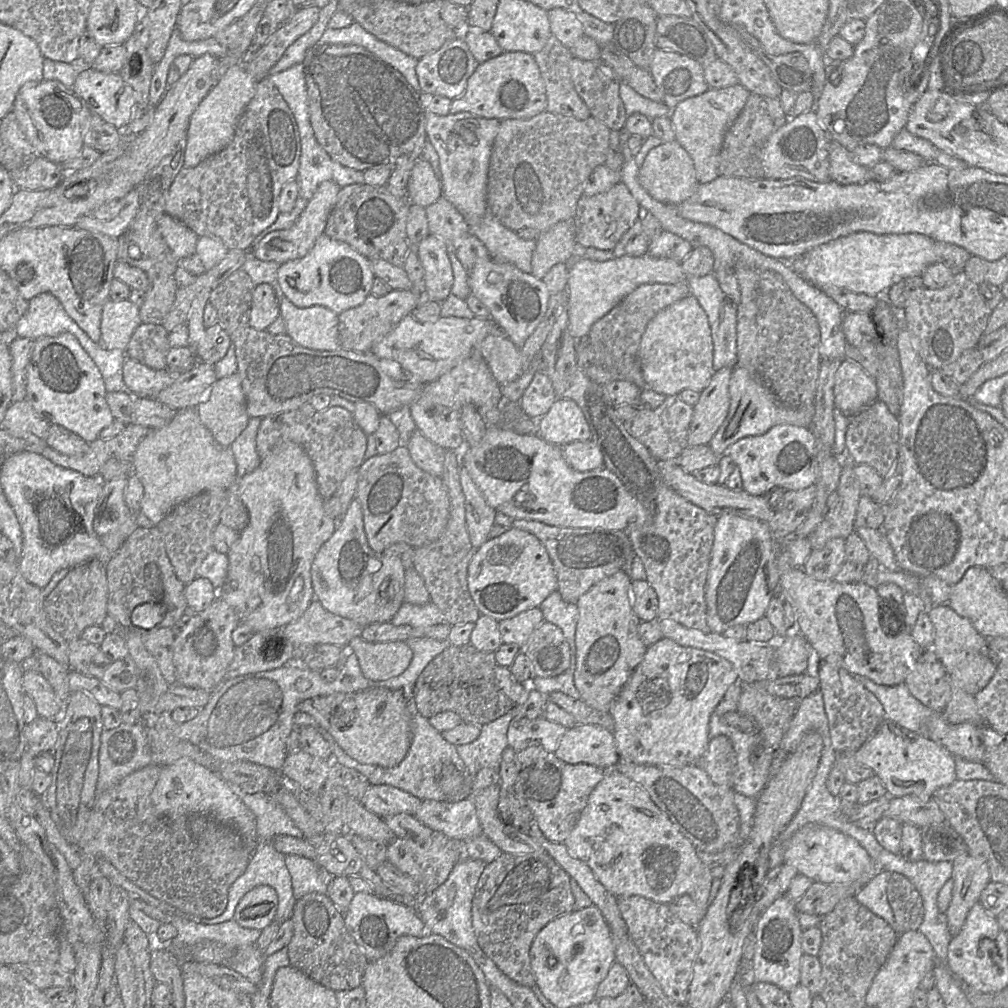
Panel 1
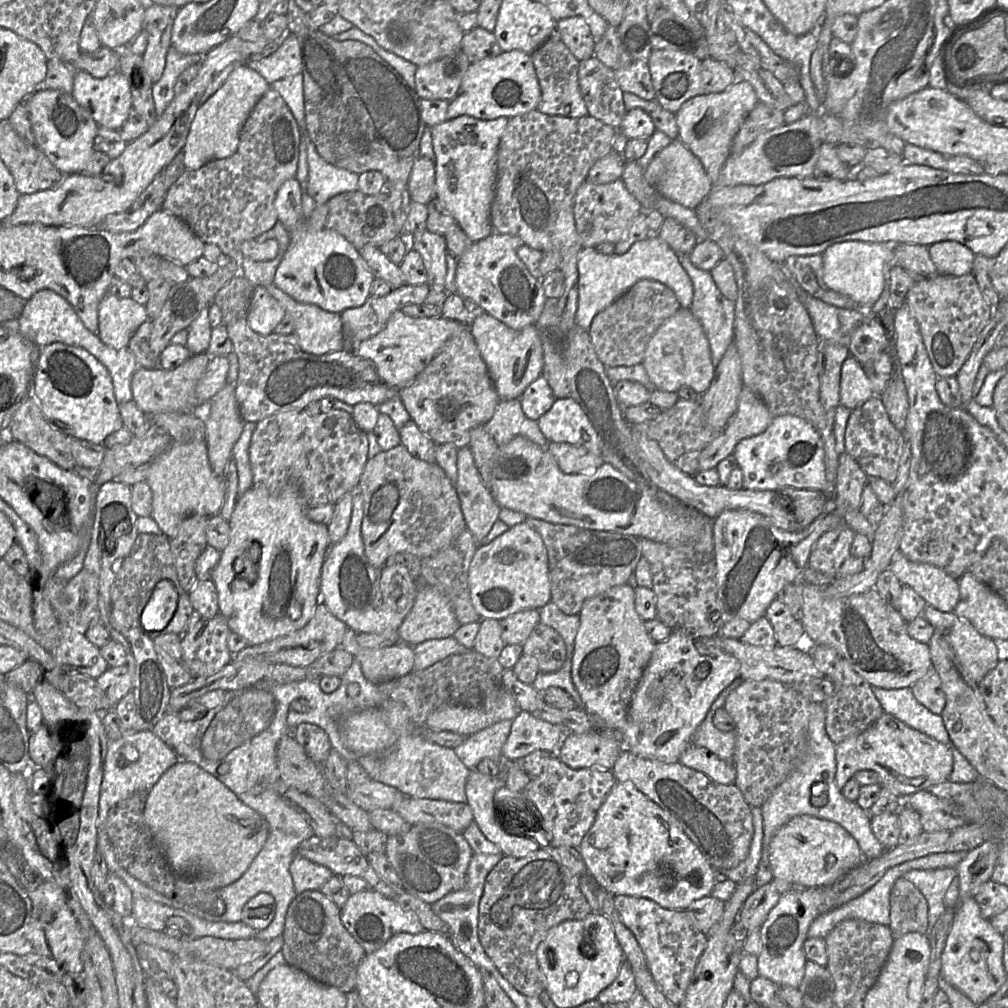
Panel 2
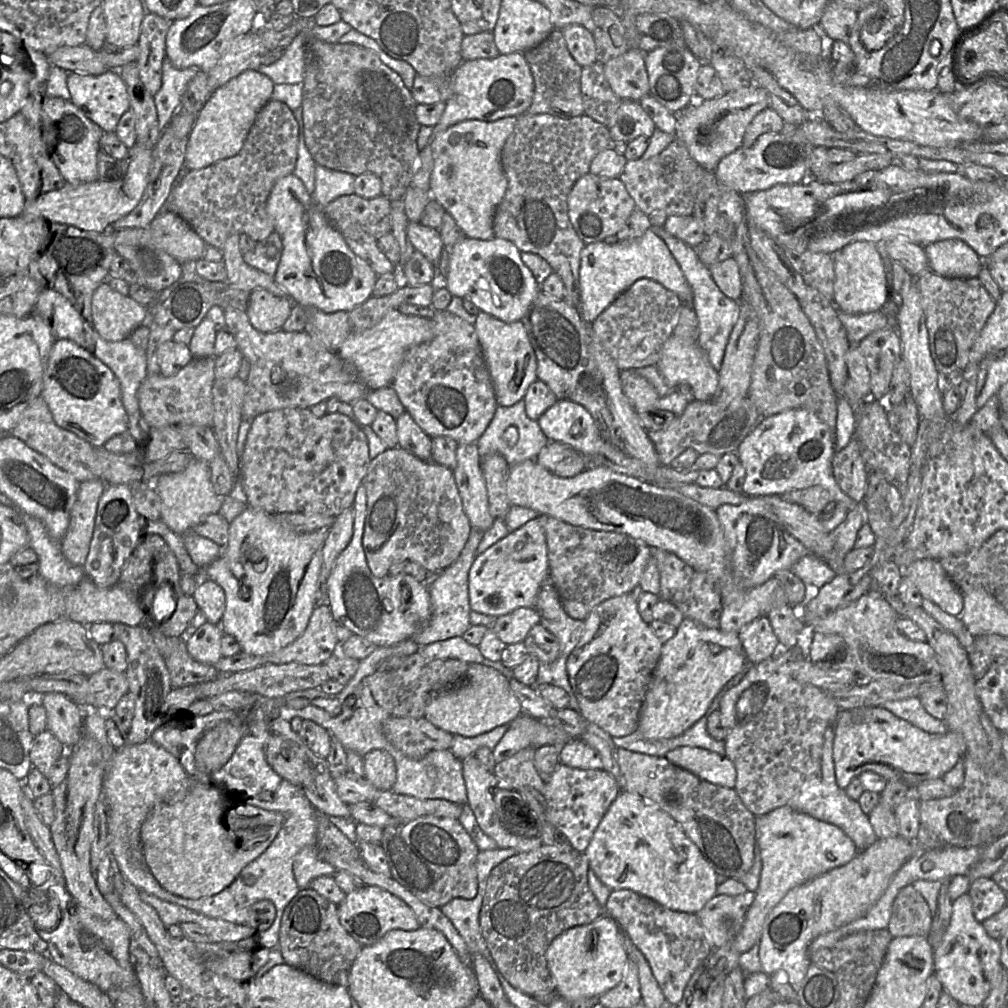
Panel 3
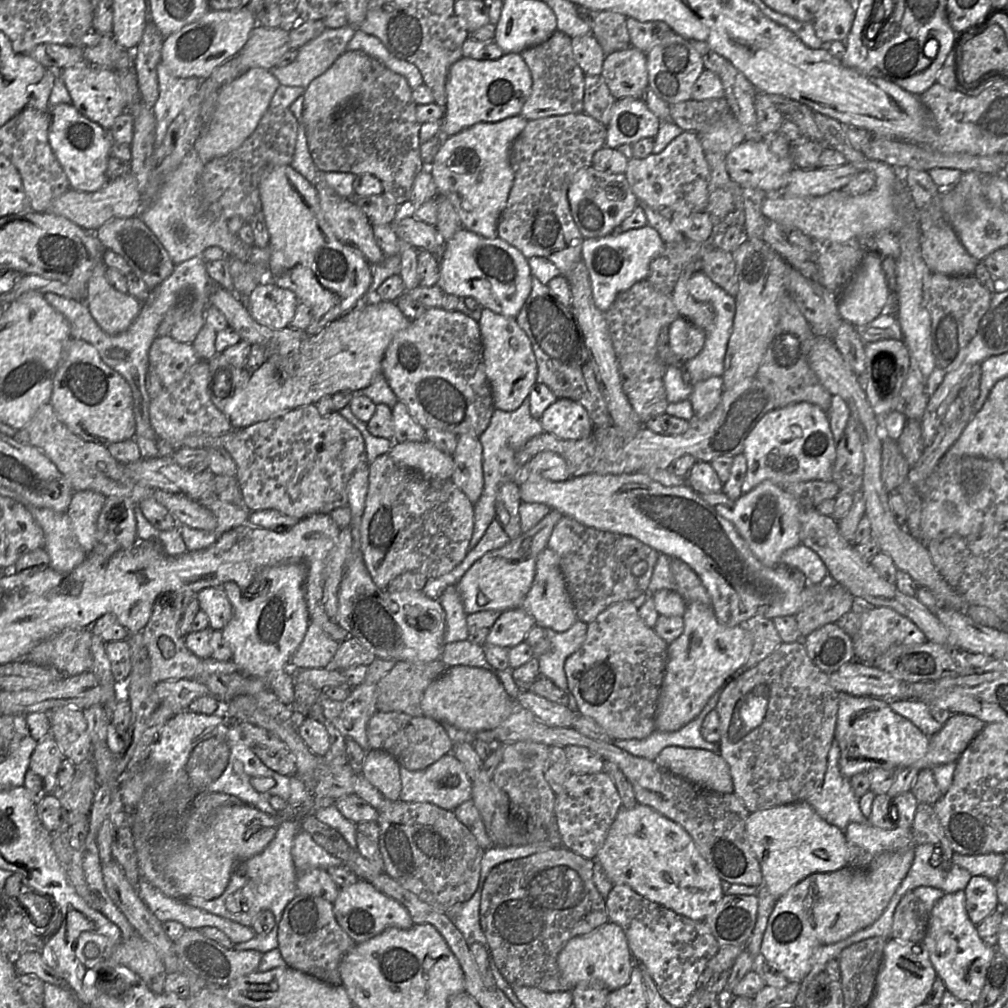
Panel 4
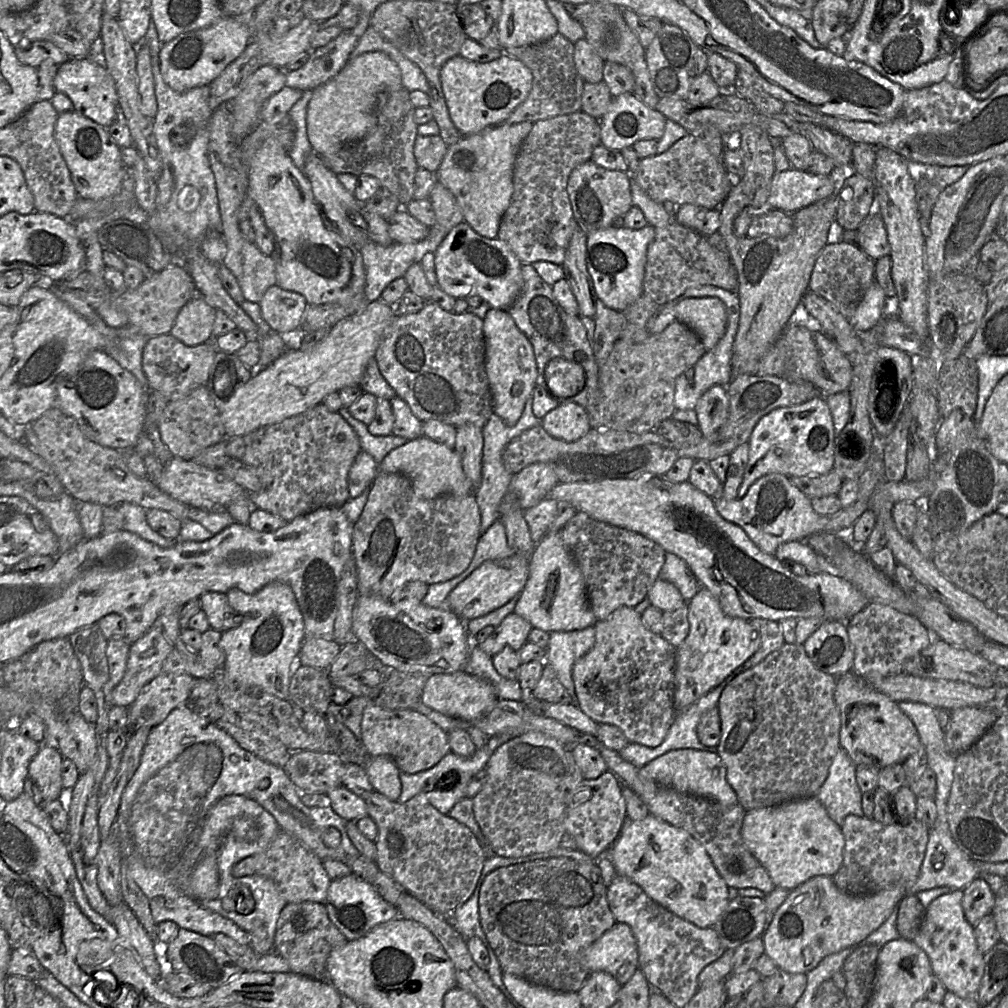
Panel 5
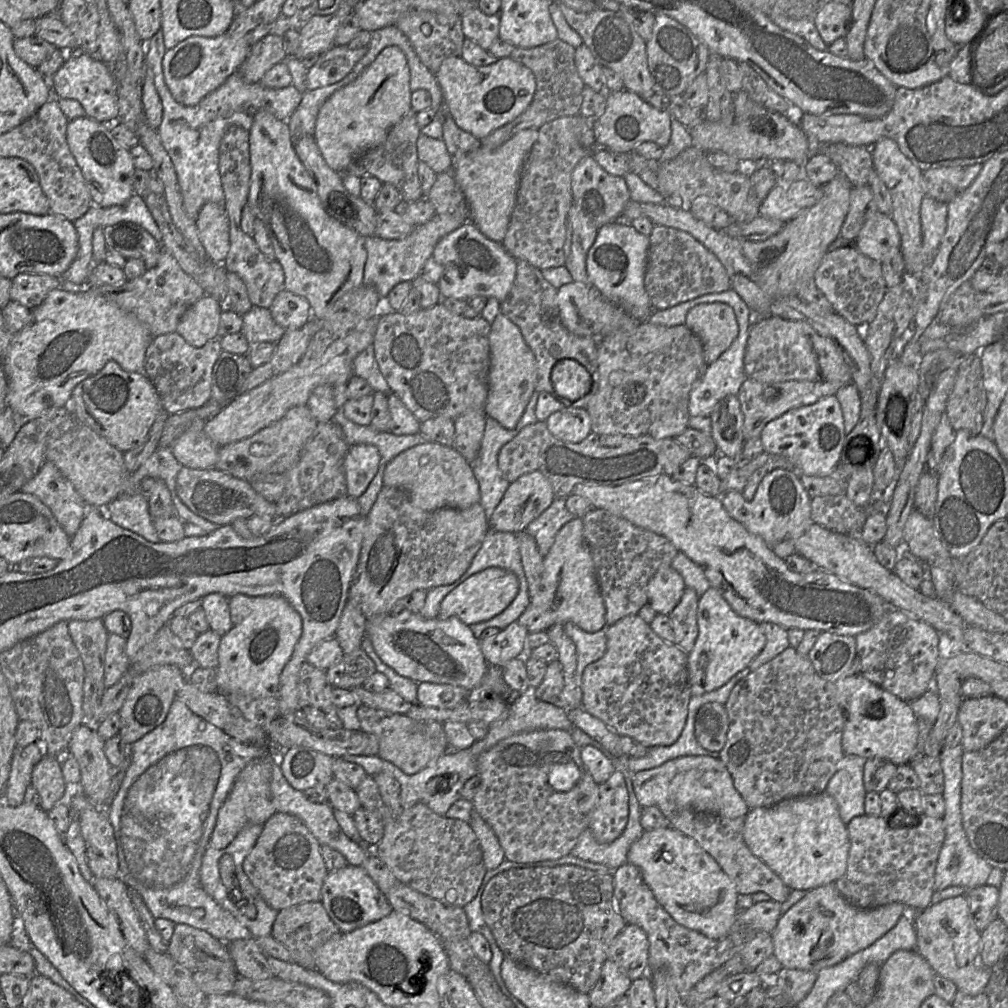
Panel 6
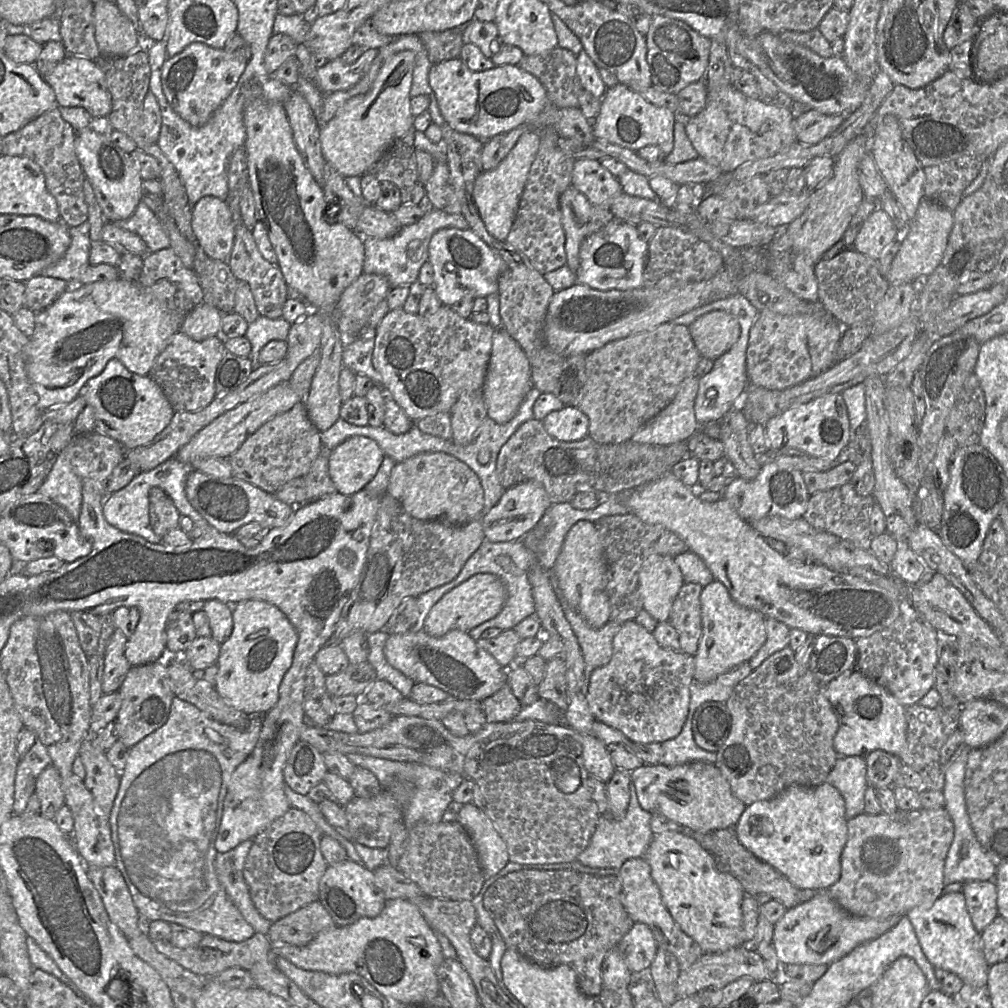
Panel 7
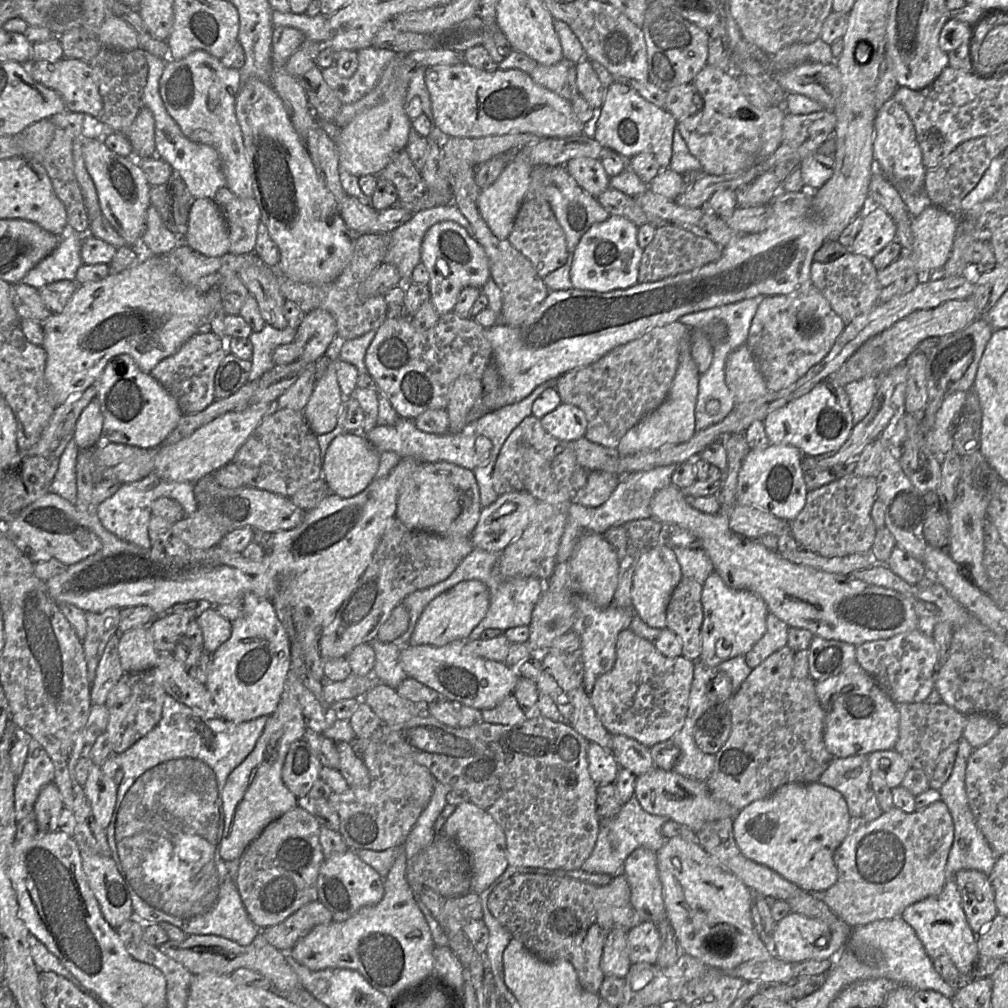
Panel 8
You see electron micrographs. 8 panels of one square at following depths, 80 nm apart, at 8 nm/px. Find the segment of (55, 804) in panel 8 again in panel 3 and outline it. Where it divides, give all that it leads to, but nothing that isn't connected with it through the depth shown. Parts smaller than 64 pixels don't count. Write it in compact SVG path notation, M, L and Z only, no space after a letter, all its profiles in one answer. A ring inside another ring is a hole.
M49 730L34 736L30 759L33 767L44 776L48 776L53 764L62 756L66 756L67 748Z

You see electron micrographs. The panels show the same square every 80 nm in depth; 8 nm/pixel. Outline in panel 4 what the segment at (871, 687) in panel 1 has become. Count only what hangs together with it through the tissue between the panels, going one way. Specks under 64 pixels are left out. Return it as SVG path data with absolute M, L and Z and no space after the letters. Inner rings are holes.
M900 699L887 702L894 712L908 719L927 736L934 735L943 727L931 715L929 703L922 699Z

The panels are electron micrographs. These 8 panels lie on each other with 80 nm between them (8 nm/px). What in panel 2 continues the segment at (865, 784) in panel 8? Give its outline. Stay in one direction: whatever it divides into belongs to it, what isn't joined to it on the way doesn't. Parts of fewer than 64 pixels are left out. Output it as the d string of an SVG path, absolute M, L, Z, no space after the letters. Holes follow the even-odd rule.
M811 702L808 739L803 761L761 807L765 831L764 848L769 848L770 837L793 817L809 815L833 821L842 826L857 841L866 860L879 857L886 849L872 831L869 814L856 801L847 799L835 783L836 745L827 734L825 720L824 704Z

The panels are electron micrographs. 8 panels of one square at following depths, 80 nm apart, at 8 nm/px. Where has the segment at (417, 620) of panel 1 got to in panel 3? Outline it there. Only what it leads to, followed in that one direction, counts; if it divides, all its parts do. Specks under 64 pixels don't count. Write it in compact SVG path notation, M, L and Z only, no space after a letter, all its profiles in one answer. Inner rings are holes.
M471 527L468 540L457 560L443 570L437 579L429 585L432 614L428 623L412 637L420 647L452 637L462 636L470 627L469 615L471 609L468 597L468 573L475 559L475 551L483 535L484 532L482 530Z

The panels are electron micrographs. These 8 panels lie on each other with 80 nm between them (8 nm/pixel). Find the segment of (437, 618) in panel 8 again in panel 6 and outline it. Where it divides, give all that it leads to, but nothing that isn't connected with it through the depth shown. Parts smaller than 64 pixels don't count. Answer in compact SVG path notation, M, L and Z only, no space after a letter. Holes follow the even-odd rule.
M488 567L474 573L449 592L440 604L437 618L444 620L456 616L468 626L489 620L513 601L518 590L519 581L513 572L500 567Z

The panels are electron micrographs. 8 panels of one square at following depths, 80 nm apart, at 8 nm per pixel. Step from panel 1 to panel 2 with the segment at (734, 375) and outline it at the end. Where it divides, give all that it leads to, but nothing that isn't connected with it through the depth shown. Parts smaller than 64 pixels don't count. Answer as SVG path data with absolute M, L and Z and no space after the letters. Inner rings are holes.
M743 386L735 413L720 435L701 451L698 472L715 468L721 460L733 453L741 440L764 432L773 418L763 401Z

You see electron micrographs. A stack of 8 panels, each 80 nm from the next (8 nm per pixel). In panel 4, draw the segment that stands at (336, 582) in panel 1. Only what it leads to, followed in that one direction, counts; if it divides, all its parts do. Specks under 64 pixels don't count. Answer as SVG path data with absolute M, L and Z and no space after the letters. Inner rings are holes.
M367 461L361 463L352 474L348 482L348 507L351 511L351 534L352 534L352 552L347 561L346 570L338 591L338 611L335 622L344 628L349 637L357 639L365 648L372 652L376 658L393 661L409 661L409 662L430 662L440 658L443 650L444 634L446 629L445 611L438 602L425 596L423 591L412 589L403 589L399 591L389 591L378 588L363 561L360 542L361 519L365 507L366 495L369 487L369 463ZM435 609L435 626L424 630L424 623L429 620L428 612Z

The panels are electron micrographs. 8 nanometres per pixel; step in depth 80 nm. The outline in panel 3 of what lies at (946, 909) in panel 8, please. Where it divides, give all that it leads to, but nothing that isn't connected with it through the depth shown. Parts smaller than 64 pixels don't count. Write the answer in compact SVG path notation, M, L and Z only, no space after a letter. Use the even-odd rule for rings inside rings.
M968 893L962 894L952 901L952 915L949 926L938 947L933 950L934 974L947 991L960 1004L979 1007L988 996L994 985L994 978L998 976L1001 965L1001 947L997 939L990 937L981 922L973 914L973 904Z

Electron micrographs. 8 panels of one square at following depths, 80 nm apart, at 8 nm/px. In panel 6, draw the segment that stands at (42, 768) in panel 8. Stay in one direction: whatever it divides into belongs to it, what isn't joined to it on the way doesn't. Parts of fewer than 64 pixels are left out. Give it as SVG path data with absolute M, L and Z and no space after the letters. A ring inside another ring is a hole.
M38 741L25 747L16 745L4 795L9 806L17 807L24 802L27 787L31 784L35 765L45 756L45 750Z

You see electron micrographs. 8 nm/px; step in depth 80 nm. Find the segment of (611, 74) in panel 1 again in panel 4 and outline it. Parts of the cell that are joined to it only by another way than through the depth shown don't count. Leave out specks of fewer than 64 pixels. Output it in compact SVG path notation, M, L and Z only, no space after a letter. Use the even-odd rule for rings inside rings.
M585 75L584 113L607 126L616 101L601 75Z

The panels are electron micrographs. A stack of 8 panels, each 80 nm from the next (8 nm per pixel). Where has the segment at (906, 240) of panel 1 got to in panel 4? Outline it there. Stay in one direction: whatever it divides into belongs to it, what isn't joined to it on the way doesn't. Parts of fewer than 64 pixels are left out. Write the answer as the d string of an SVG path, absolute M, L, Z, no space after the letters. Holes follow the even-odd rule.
M866 252L849 285L839 294L838 312L852 325L866 325L882 314L888 299L888 286L882 257Z

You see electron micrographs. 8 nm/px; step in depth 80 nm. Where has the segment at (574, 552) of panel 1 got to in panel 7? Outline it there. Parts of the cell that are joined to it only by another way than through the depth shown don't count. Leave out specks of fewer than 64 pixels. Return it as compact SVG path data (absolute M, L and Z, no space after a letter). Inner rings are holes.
M632 513L605 516L594 525L599 533L608 567L606 592L610 602L610 620L621 625L633 620L643 609L638 577L644 561L656 554L674 558L689 548L676 533L659 524L648 524Z

